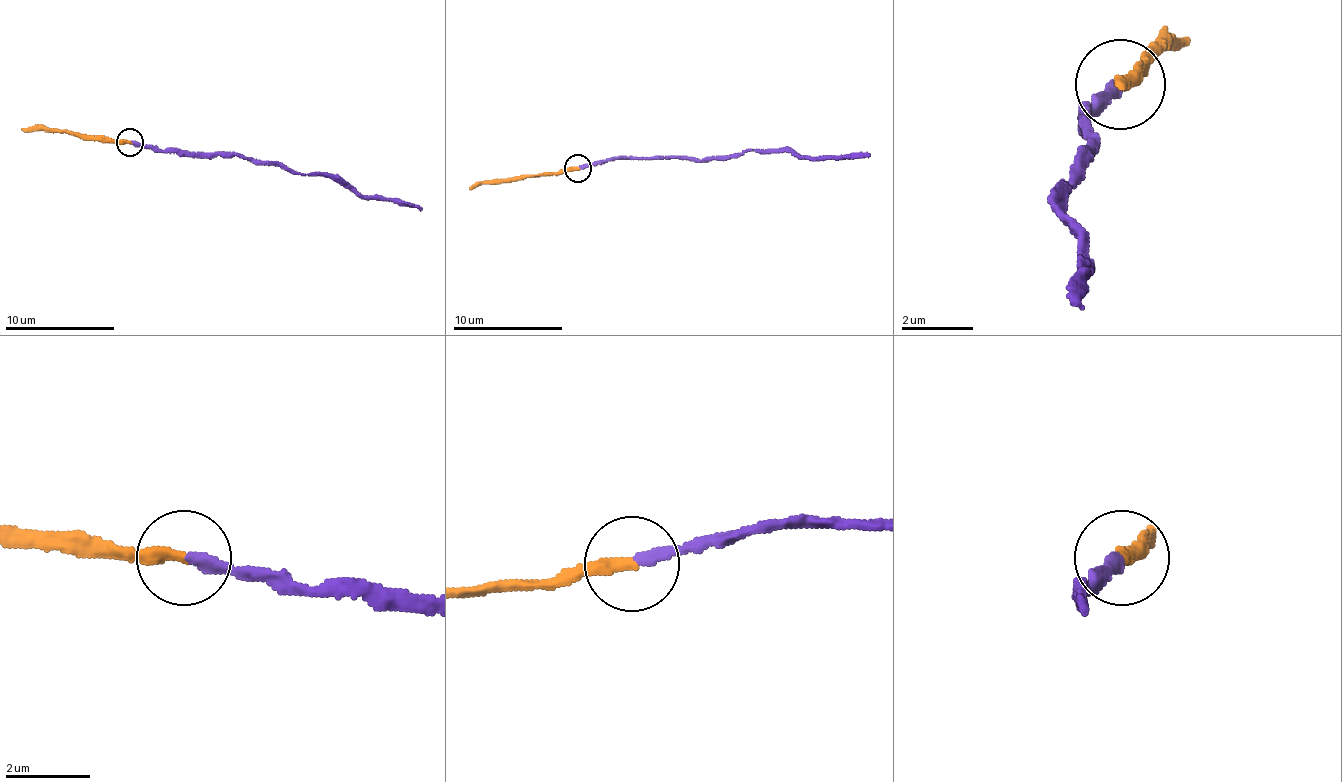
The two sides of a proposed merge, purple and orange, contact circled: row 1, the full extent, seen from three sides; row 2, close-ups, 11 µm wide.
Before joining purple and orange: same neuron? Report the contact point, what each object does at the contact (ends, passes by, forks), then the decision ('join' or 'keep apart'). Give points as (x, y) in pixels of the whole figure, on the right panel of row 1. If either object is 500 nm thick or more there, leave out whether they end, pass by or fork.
(1120, 84) | purple ends | orange ends | join

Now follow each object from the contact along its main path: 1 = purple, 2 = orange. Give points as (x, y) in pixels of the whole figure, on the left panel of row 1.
1: (130, 143), (161, 151), (251, 157), (281, 162), (298, 173), (328, 173), (363, 195), (399, 198), (421, 211)
2: (130, 143), (21, 129)

